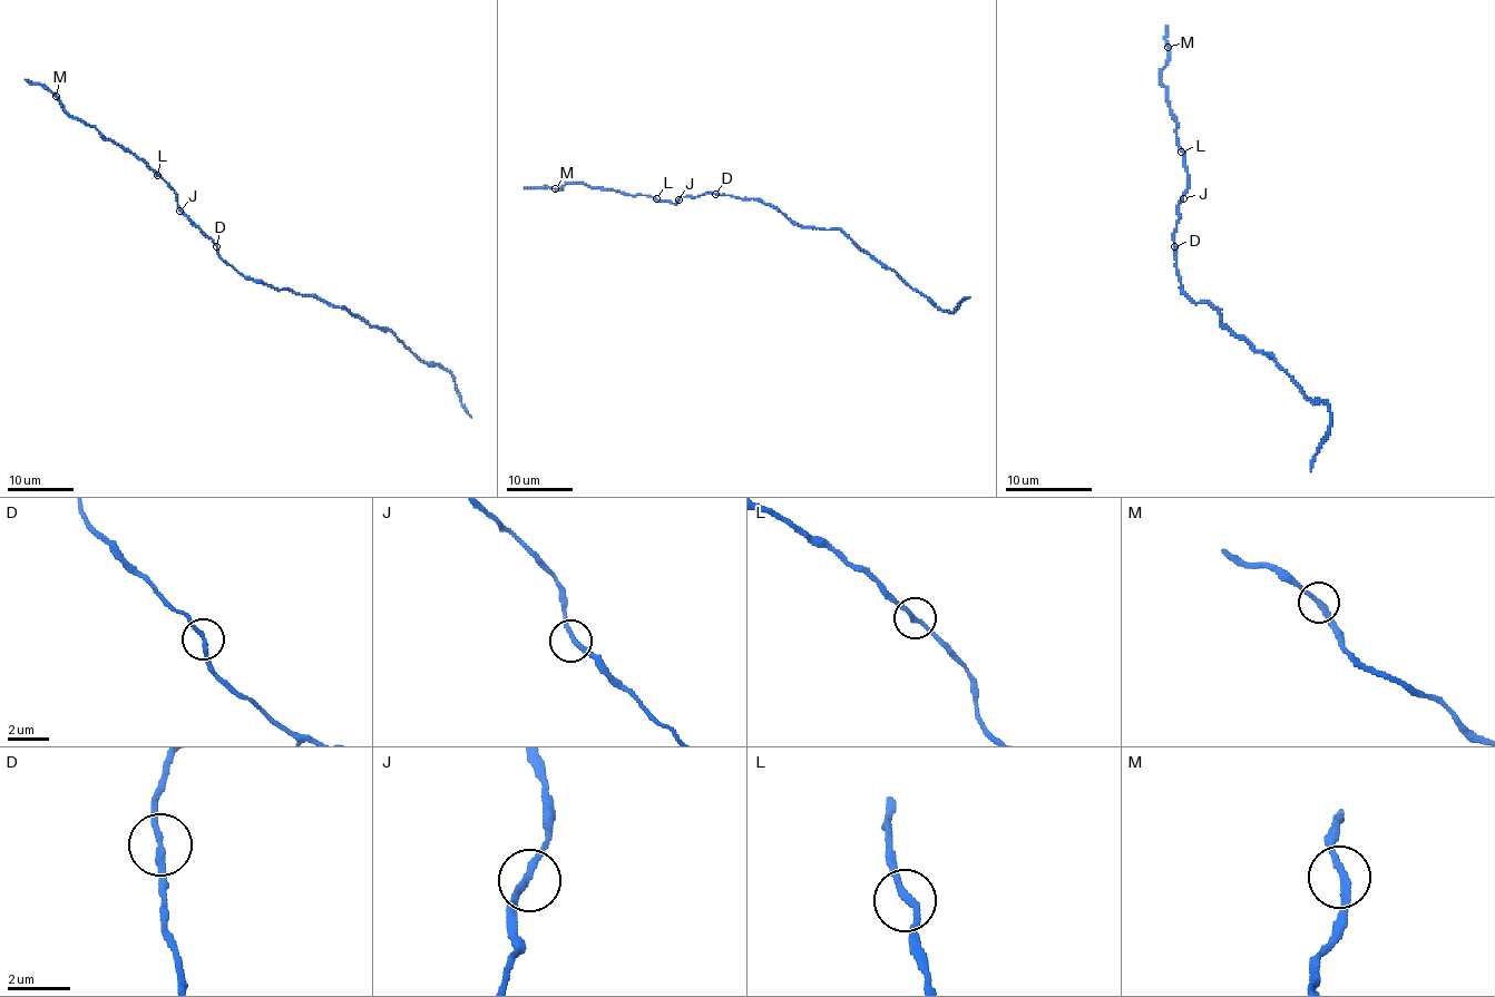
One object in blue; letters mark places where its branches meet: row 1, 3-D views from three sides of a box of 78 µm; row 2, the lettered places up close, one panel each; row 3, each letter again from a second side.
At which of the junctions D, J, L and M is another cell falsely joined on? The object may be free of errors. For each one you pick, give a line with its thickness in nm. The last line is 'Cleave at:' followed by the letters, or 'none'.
Cleave at: none

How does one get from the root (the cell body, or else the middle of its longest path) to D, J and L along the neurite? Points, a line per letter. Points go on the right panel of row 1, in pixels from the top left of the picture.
D: (1181, 287), (1174, 246)
J: (1181, 287), (1174, 230), (1179, 221), (1179, 203), (1183, 198)
L: (1181, 287), (1174, 230), (1179, 201), (1188, 191), (1188, 168), (1181, 152)

